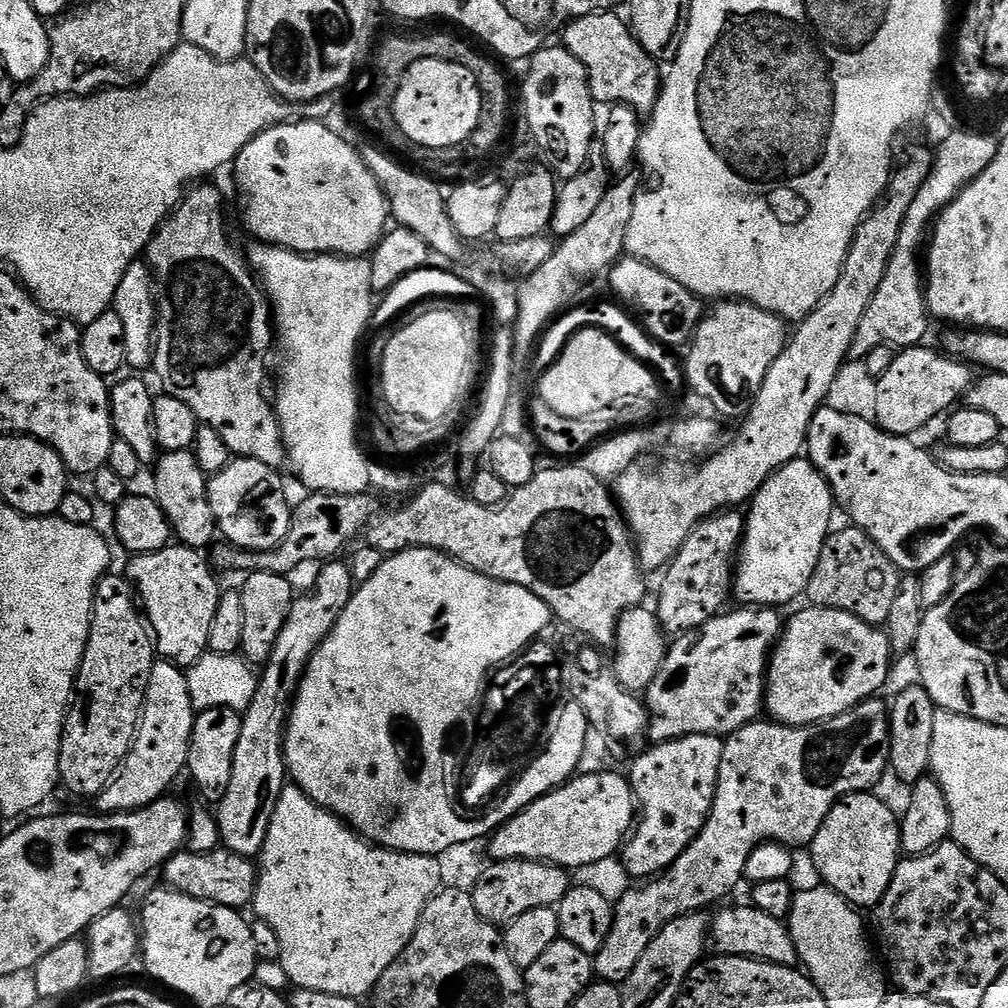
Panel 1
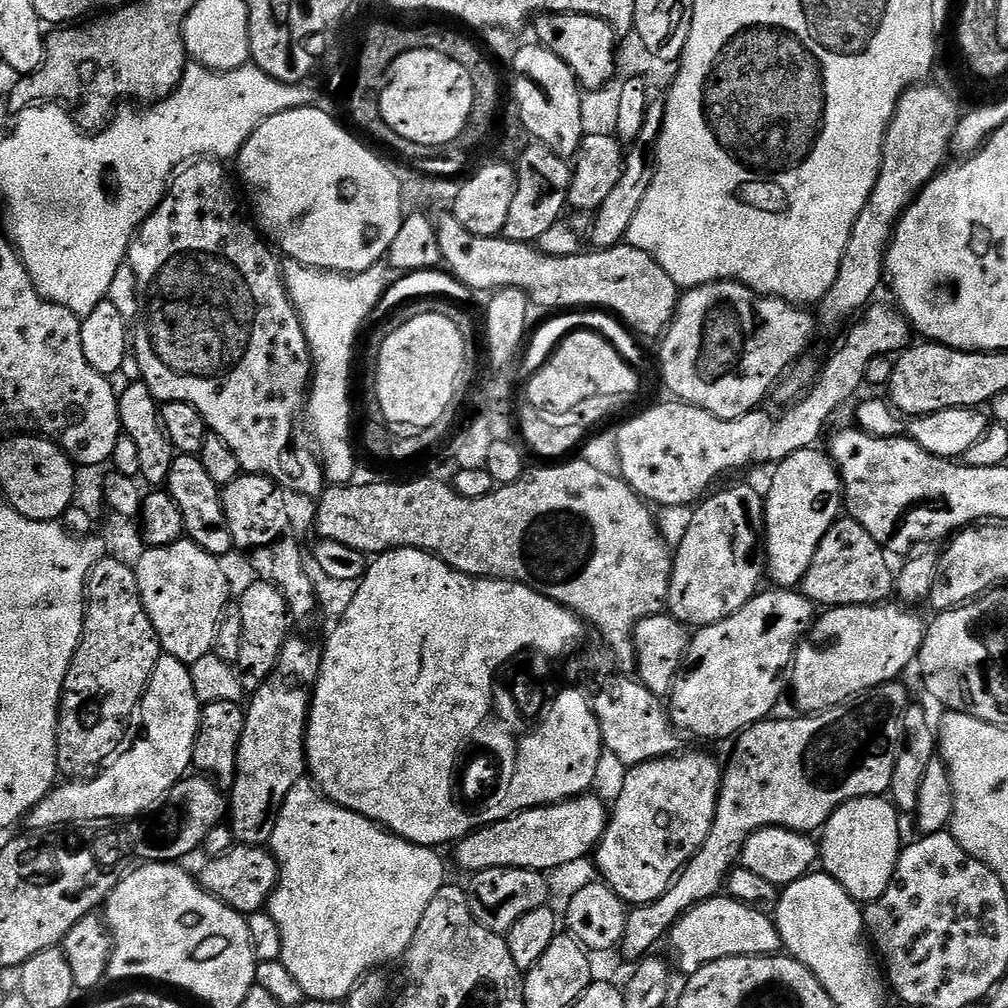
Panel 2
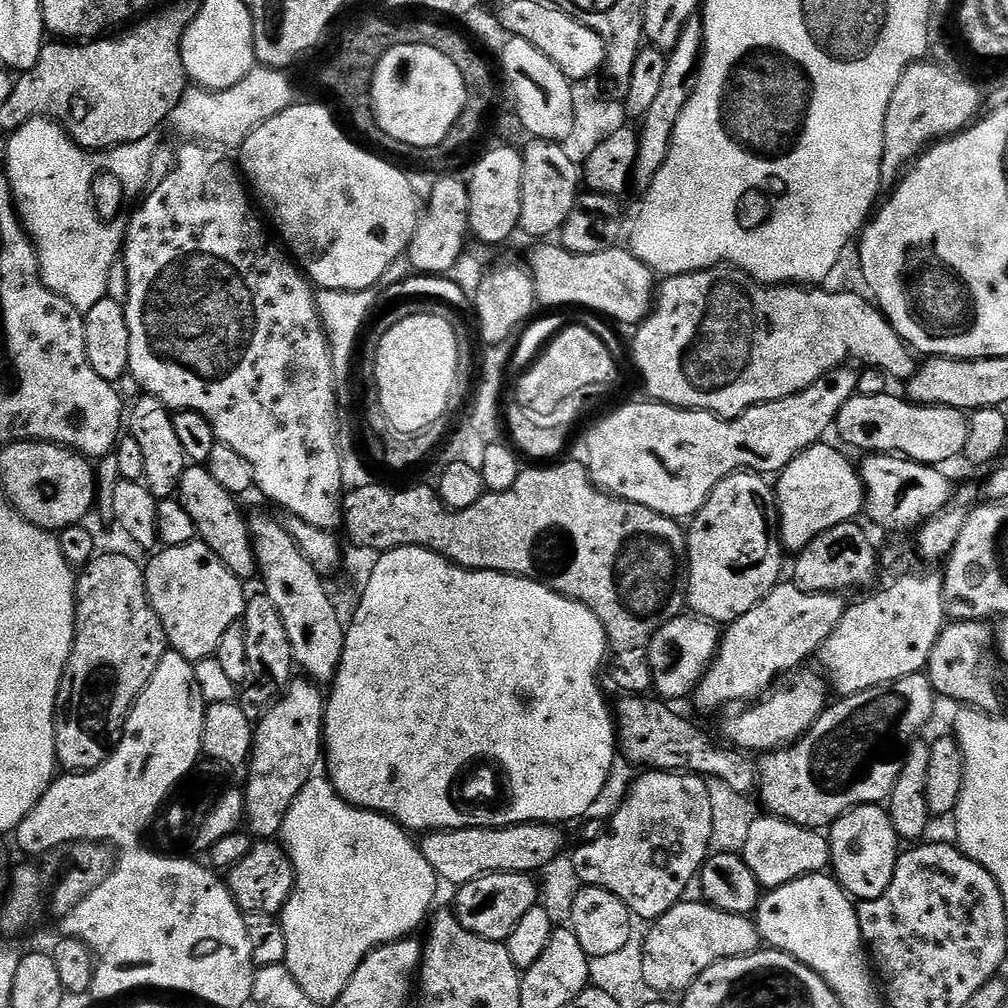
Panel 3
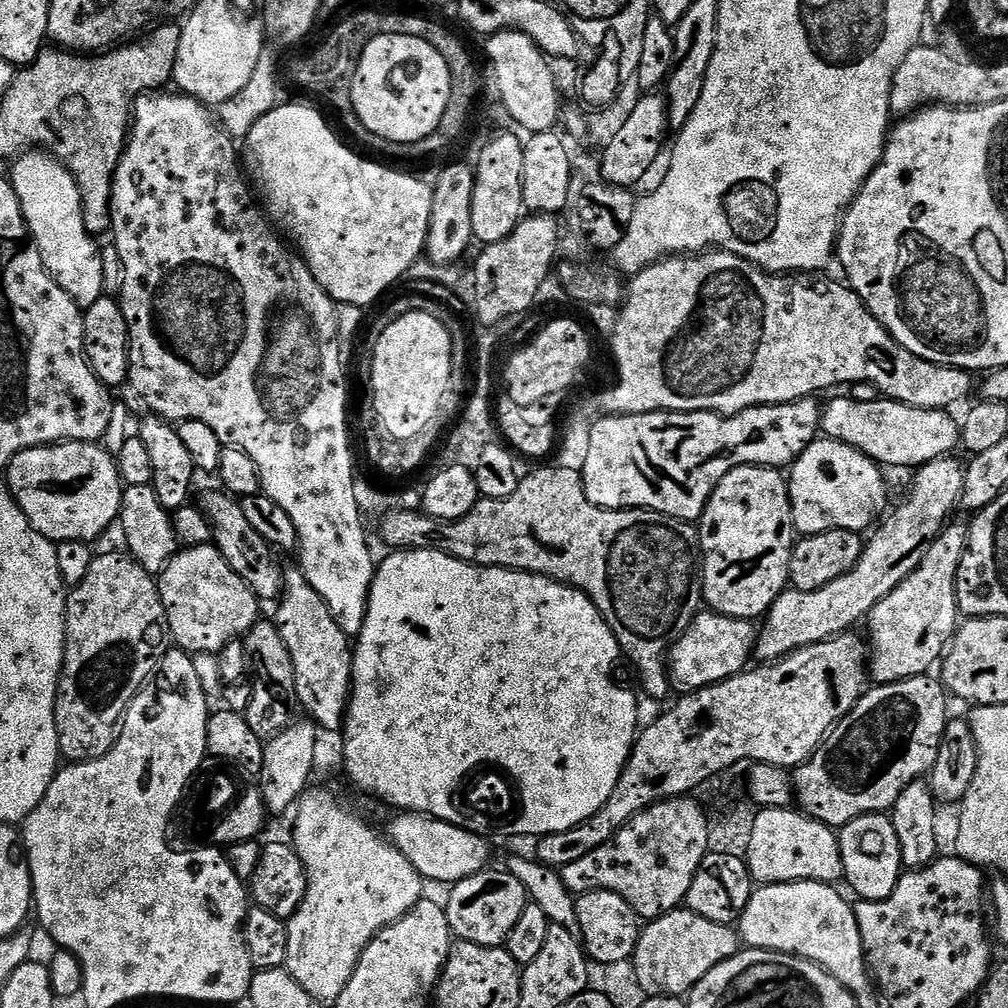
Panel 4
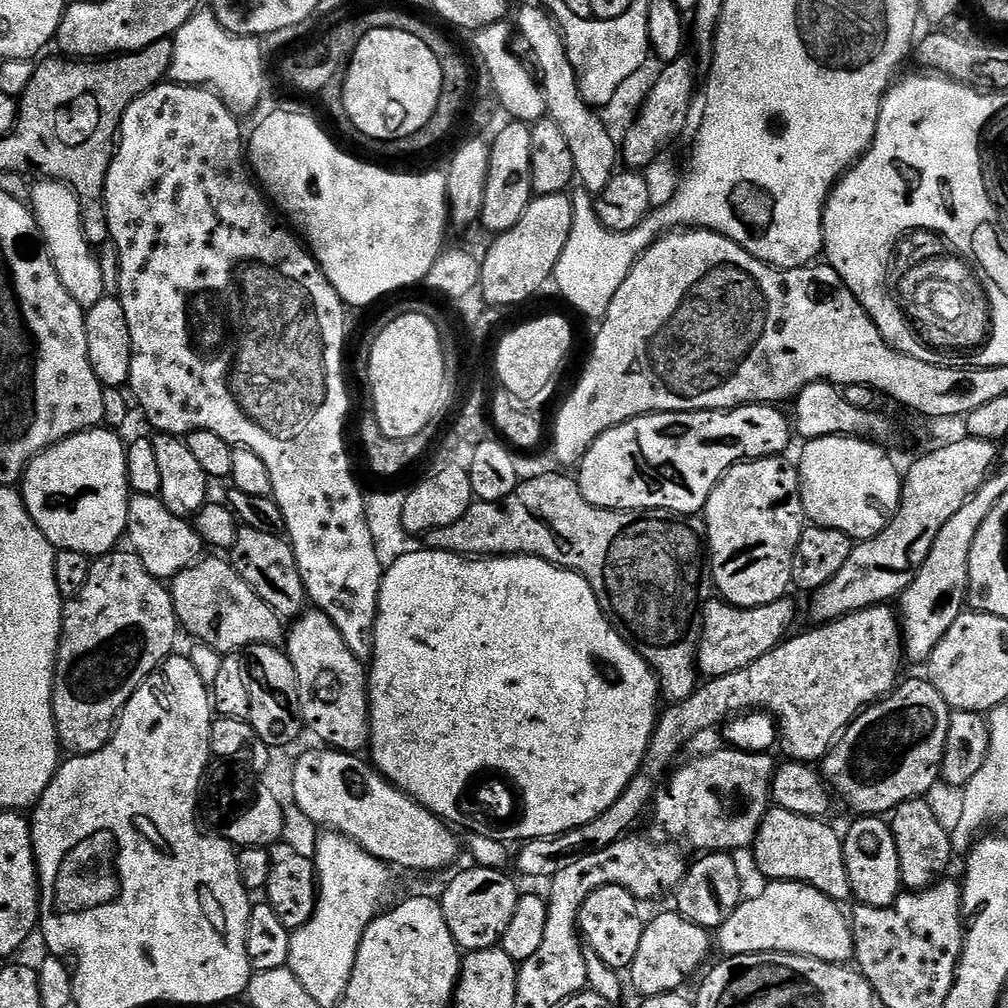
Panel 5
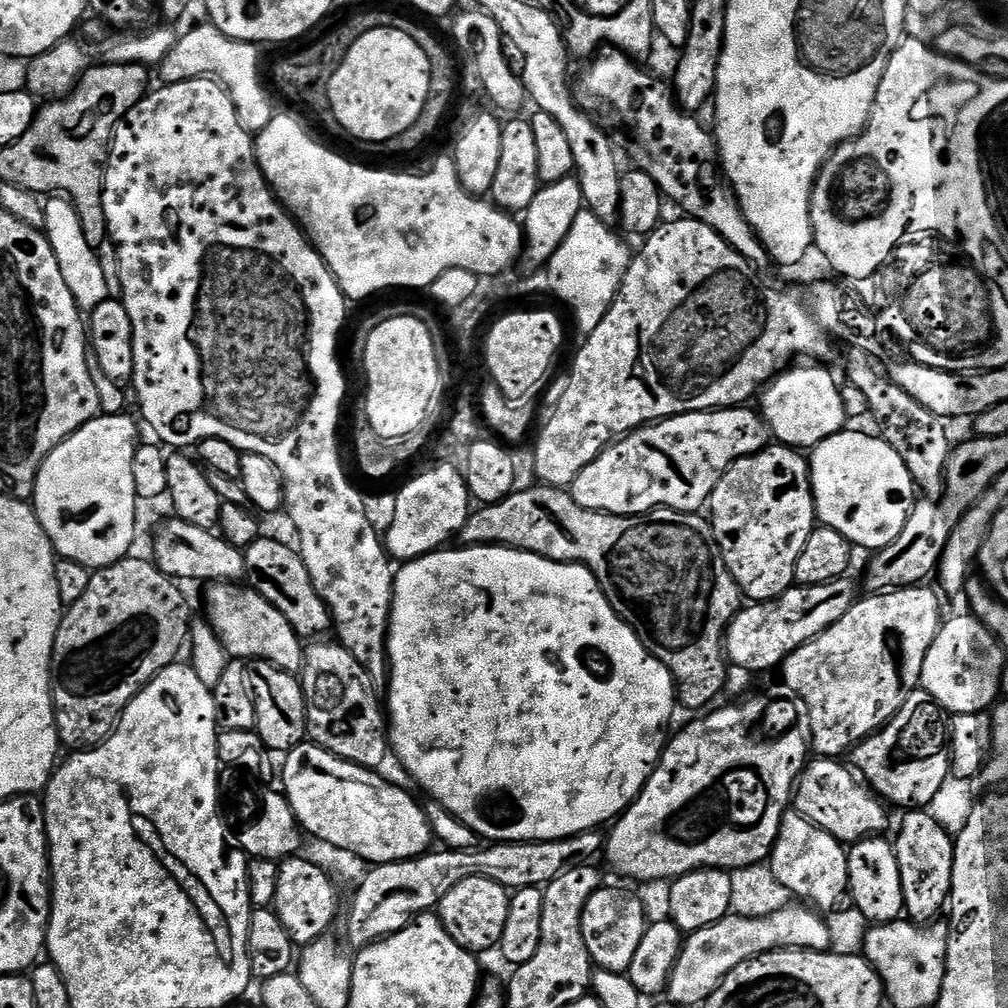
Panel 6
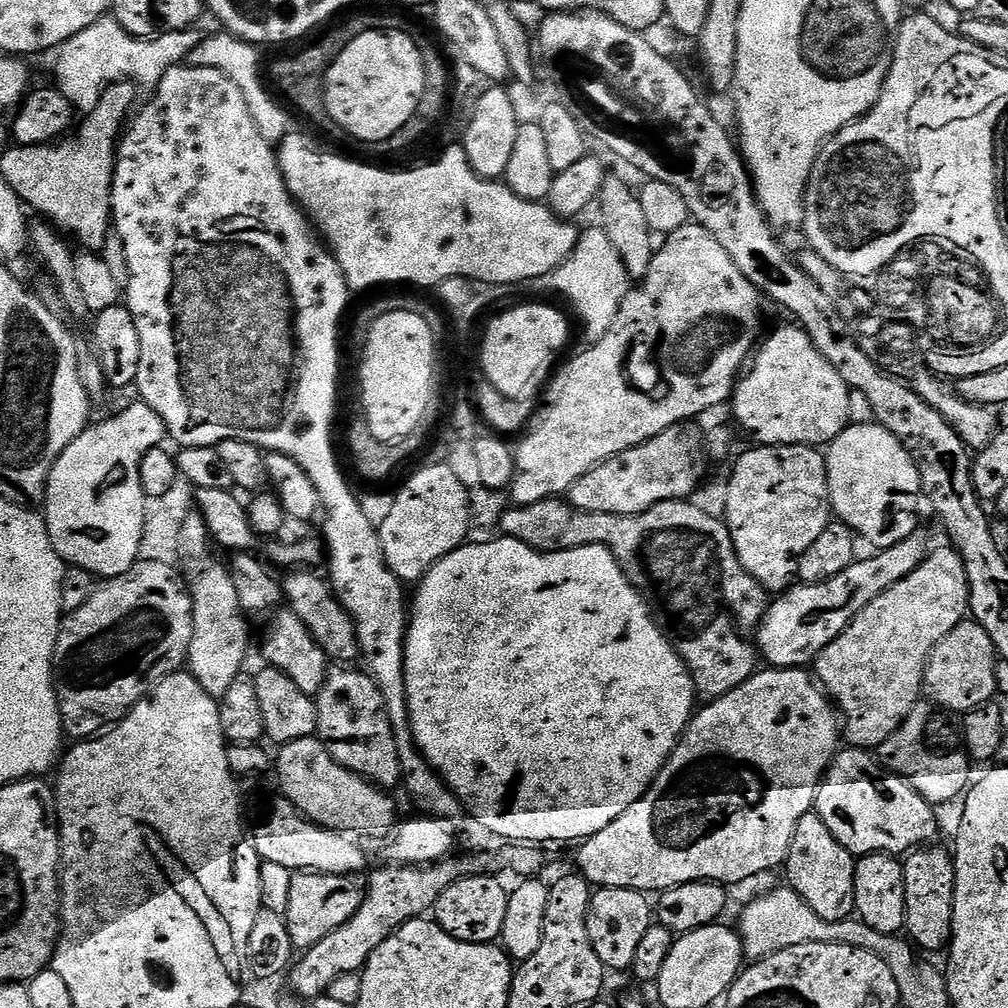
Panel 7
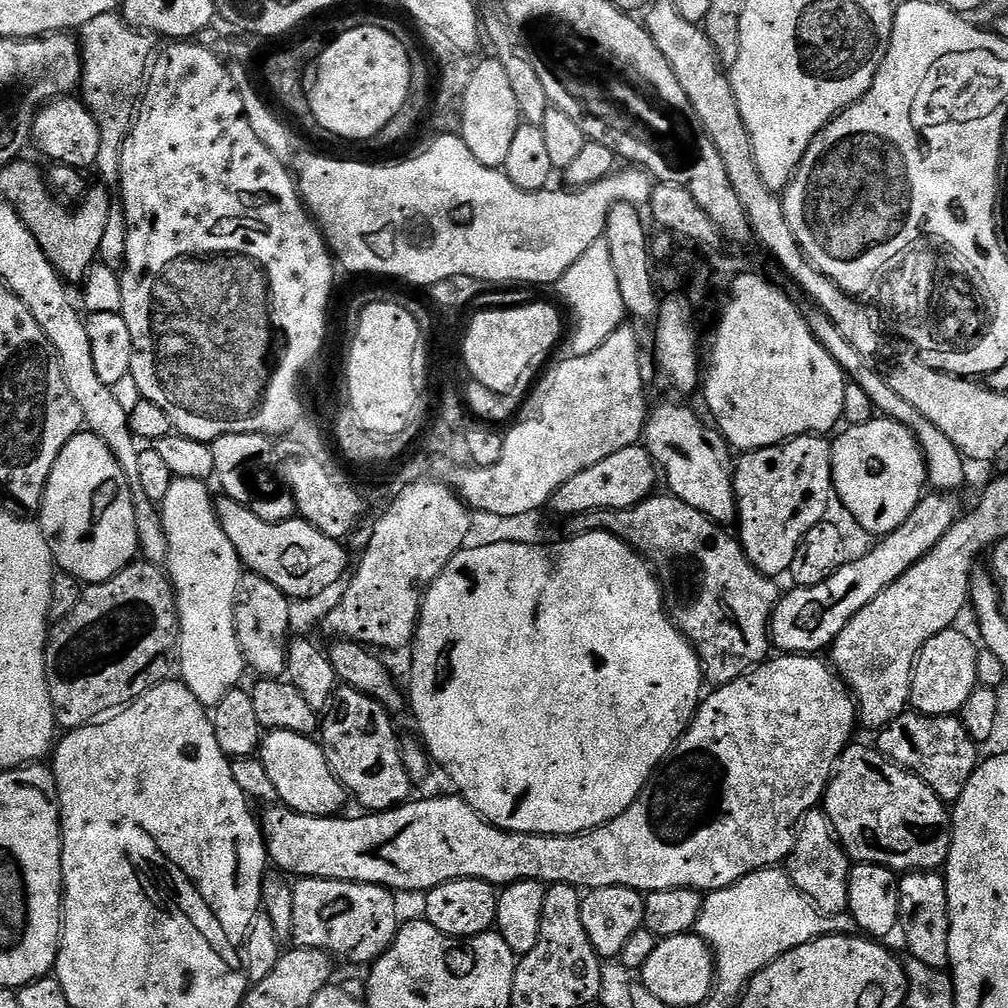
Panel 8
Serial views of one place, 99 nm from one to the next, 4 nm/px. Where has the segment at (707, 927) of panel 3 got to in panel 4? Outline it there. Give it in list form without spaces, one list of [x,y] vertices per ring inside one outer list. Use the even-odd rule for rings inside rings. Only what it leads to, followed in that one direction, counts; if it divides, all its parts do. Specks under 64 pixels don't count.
[[[679,908],[672,912],[667,912],[666,915],[660,916],[658,919],[649,921],[642,929],[638,946],[635,948],[635,954],[632,959],[632,975],[638,978],[639,985],[642,986],[642,990],[645,992],[648,998],[654,996],[675,996],[677,998],[683,997],[685,994],[692,991],[692,987],[697,984],[706,974],[714,968],[714,966],[720,964],[723,961],[728,960],[730,957],[737,955],[742,948],[742,941],[739,937],[739,933],[731,926],[722,923],[716,923],[710,921],[710,919],[702,918],[698,914],[694,914],[693,911],[687,908]]]

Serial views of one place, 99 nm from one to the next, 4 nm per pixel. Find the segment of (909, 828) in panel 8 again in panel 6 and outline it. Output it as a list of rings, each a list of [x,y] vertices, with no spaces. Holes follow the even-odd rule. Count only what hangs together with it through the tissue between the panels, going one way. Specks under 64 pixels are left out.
[[[836,758],[809,759],[796,782],[791,807],[802,814],[802,818],[814,822],[845,846],[887,833],[884,831],[888,828],[889,809],[885,801],[867,787],[847,763],[840,763],[844,762]]]

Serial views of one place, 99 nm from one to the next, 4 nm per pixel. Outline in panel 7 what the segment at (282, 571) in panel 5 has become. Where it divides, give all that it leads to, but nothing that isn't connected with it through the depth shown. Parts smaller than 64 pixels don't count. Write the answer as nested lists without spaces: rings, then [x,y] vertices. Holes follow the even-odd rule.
[[[292,570],[282,580],[282,596],[287,607],[308,627],[314,642],[325,656],[336,662],[352,662],[360,655],[360,647],[356,642],[356,628],[347,610],[336,601],[327,579],[316,577],[312,570]]]

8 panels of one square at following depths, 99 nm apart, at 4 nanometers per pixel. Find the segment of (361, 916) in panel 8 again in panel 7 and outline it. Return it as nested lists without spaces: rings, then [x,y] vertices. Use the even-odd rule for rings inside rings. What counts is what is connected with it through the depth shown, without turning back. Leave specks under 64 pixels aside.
[[[298,872],[293,875],[290,882],[290,900],[283,913],[284,921],[288,923],[288,929],[290,930],[293,949],[303,950],[314,946],[319,940],[326,938],[326,934],[338,930],[338,926],[346,923],[360,909],[362,888],[361,885],[356,885],[352,880],[355,879],[335,872]]]

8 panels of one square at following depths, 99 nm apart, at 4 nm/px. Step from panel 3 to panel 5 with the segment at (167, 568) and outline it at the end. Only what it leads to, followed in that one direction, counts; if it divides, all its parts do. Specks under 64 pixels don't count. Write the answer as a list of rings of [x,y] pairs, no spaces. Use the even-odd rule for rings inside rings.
[[[208,559],[197,560],[186,570],[173,576],[170,581],[170,591],[179,627],[183,631],[185,628],[193,636],[193,641],[209,644],[215,652],[221,654],[236,654],[252,644],[279,645],[282,640],[281,617],[277,616],[273,608],[266,606],[266,602],[262,602],[262,598],[258,598],[258,594],[232,569],[231,563],[227,559]]]

